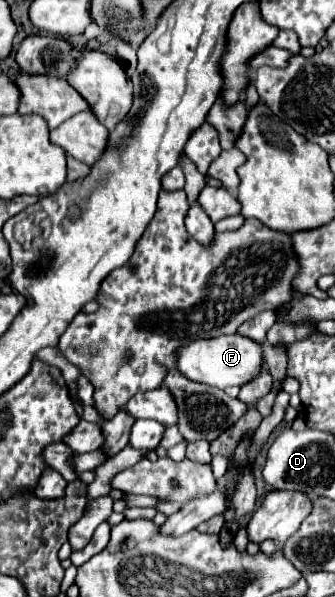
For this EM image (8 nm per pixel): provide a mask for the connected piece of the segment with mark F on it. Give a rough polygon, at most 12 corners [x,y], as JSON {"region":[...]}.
{"region":[[243,335],[179,347],[177,369],[211,387],[259,375],[263,347]]}

